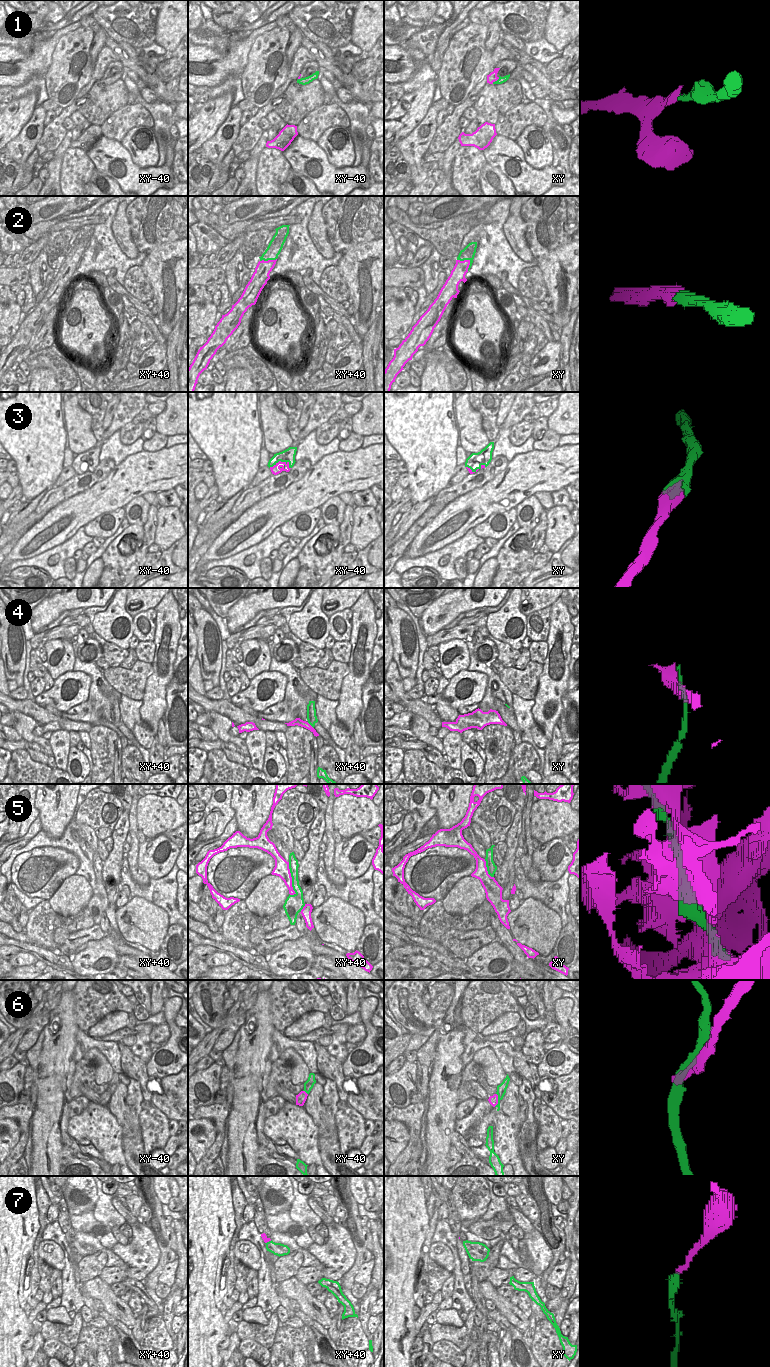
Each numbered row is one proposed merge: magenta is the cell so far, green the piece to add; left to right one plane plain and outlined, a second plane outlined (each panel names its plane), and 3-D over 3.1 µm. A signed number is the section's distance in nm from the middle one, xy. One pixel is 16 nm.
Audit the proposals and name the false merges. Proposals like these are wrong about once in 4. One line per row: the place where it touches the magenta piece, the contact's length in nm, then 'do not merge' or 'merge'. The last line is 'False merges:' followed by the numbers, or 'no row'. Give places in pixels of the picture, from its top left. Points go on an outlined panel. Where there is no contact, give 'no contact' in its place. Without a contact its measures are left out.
1: meets magenta in xy at (495, 80); contact 160 nm long; merge
2: meets magenta in xy at (468, 260); contact 260 nm long; merge
3: meets magenta in xy-40 at (280, 461); contact 360 nm long; merge
4: meets magenta in xy+40 at (310, 725); contact 150 nm long; do not merge
5: meets magenta in xy+40 at (291, 879); contact 550 nm long; do not merge
6: meets magenta in xy at (497, 1100); contact 220 nm long; do not merge
7: meets magenta in xy+40 at (268, 1241); contact 120 nm long; merge
False merges: 4, 5, 6

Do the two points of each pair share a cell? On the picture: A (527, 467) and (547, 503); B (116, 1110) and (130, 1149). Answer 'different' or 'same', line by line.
A: different
B: same

